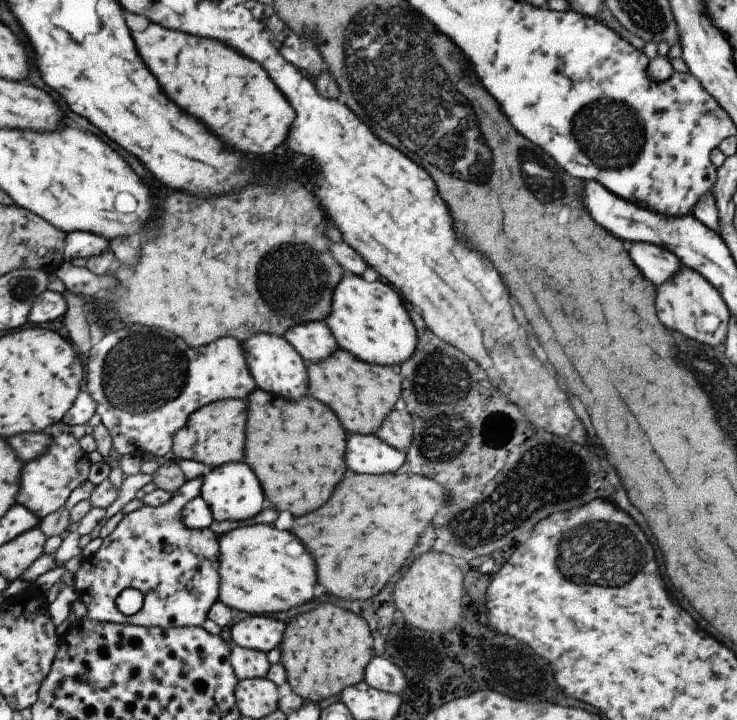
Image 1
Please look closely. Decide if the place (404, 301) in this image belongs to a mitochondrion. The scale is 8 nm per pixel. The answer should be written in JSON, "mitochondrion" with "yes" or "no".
{"mitochondrion":"no"}

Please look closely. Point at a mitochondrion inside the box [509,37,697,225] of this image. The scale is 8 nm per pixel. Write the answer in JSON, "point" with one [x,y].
{"point":[608,132]}

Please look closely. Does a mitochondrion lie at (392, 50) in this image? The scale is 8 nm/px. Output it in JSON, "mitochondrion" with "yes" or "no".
{"mitochondrion":"yes"}

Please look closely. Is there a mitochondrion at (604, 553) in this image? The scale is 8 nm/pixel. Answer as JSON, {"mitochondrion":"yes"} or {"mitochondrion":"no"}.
{"mitochondrion":"yes"}

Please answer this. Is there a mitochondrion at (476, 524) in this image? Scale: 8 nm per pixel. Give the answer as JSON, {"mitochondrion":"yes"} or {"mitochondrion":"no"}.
{"mitochondrion":"yes"}

